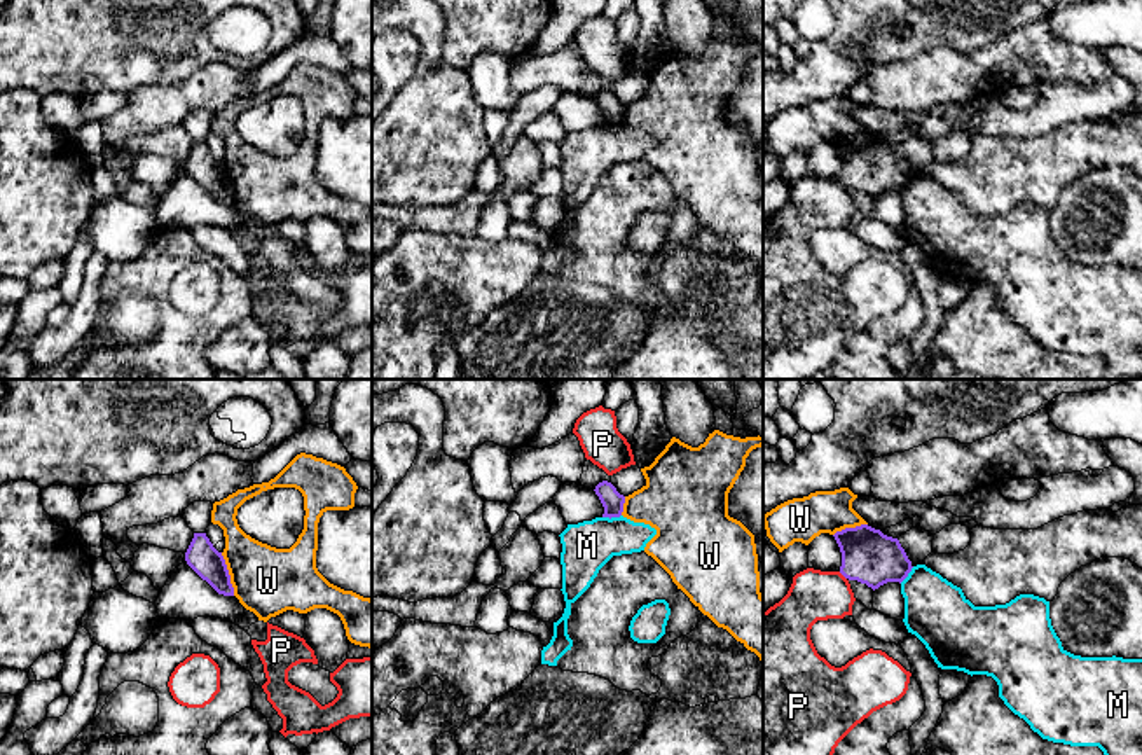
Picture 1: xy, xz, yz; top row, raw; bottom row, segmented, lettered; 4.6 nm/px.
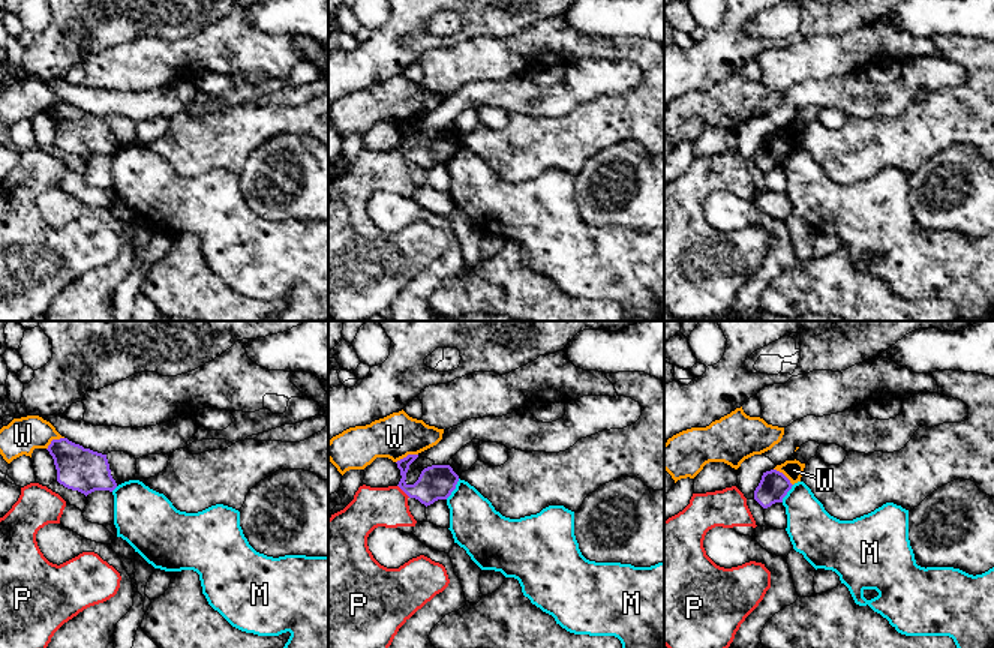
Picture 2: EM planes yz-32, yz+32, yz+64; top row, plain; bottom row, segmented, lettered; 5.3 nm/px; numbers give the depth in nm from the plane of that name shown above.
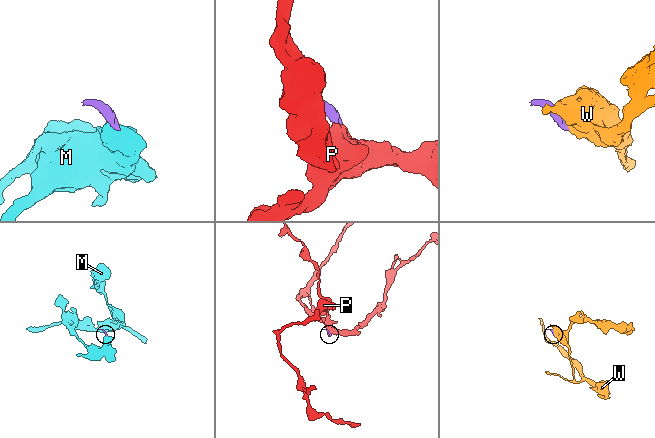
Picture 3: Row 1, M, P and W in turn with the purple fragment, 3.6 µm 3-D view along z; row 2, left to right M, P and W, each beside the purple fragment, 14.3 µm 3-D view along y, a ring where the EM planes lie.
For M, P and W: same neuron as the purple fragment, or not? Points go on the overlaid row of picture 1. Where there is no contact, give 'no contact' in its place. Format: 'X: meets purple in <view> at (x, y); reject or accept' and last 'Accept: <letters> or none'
M: meets purple in xz at (612, 516); reject
P: meets purple in yz at (842, 574); reject
W: meets purple in xy at (227, 574); reject
Accept: none

